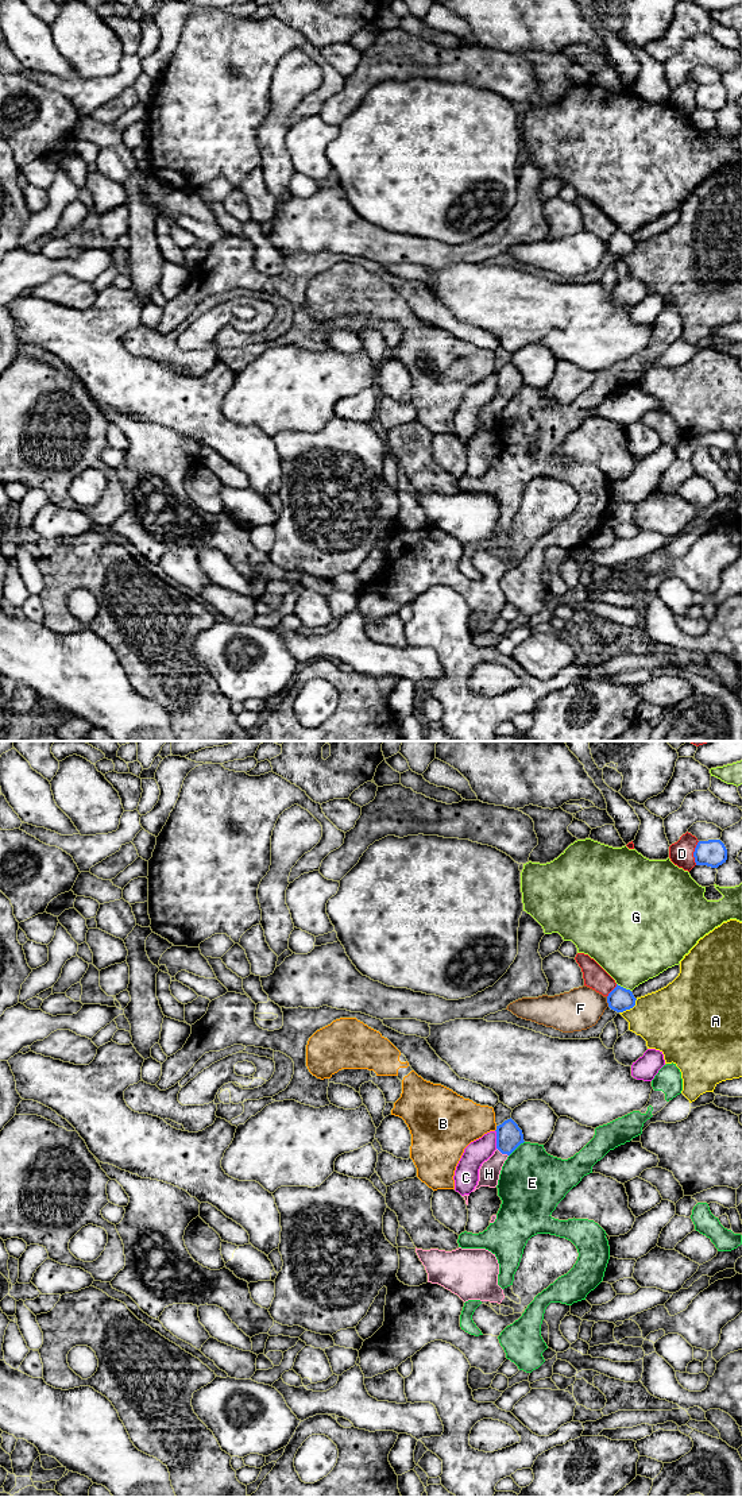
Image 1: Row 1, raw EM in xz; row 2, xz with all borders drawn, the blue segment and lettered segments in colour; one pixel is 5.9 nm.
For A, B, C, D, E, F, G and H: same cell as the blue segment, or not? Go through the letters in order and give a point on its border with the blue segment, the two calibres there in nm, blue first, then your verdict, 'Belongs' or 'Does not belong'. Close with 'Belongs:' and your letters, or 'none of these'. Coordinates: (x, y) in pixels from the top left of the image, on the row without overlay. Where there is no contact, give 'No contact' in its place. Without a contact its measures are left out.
A: Touches blue at xz (629, 253). Thickness 150 nm (blue) against 380 nm. Does not belong
B: Touches blue at xz (497, 373). Thickness 160 nm (blue) against 300 nm. Does not belong
C: Touches blue at xz (497, 384). Thickness 160 nm (blue) against 140 nm. Does not belong
D: Touches blue at xz (694, 97). Thickness 160 nm (blue) against 140 nm. Does not belong
E: Touches blue at xz (516, 392). Thickness 160 nm (blue) against 400 nm. Does not belong
F: Touches blue at xz (607, 246). Thickness 150 nm (blue) against 260 nm. Does not belong
G: Touches blue at xz (622, 231). Thickness 150 nm (blue) against 420 nm. Does not belong
H: Touches blue at xz (502, 397). Thickness 160 nm (blue) against 130 nm. Belongs
Belongs: H

